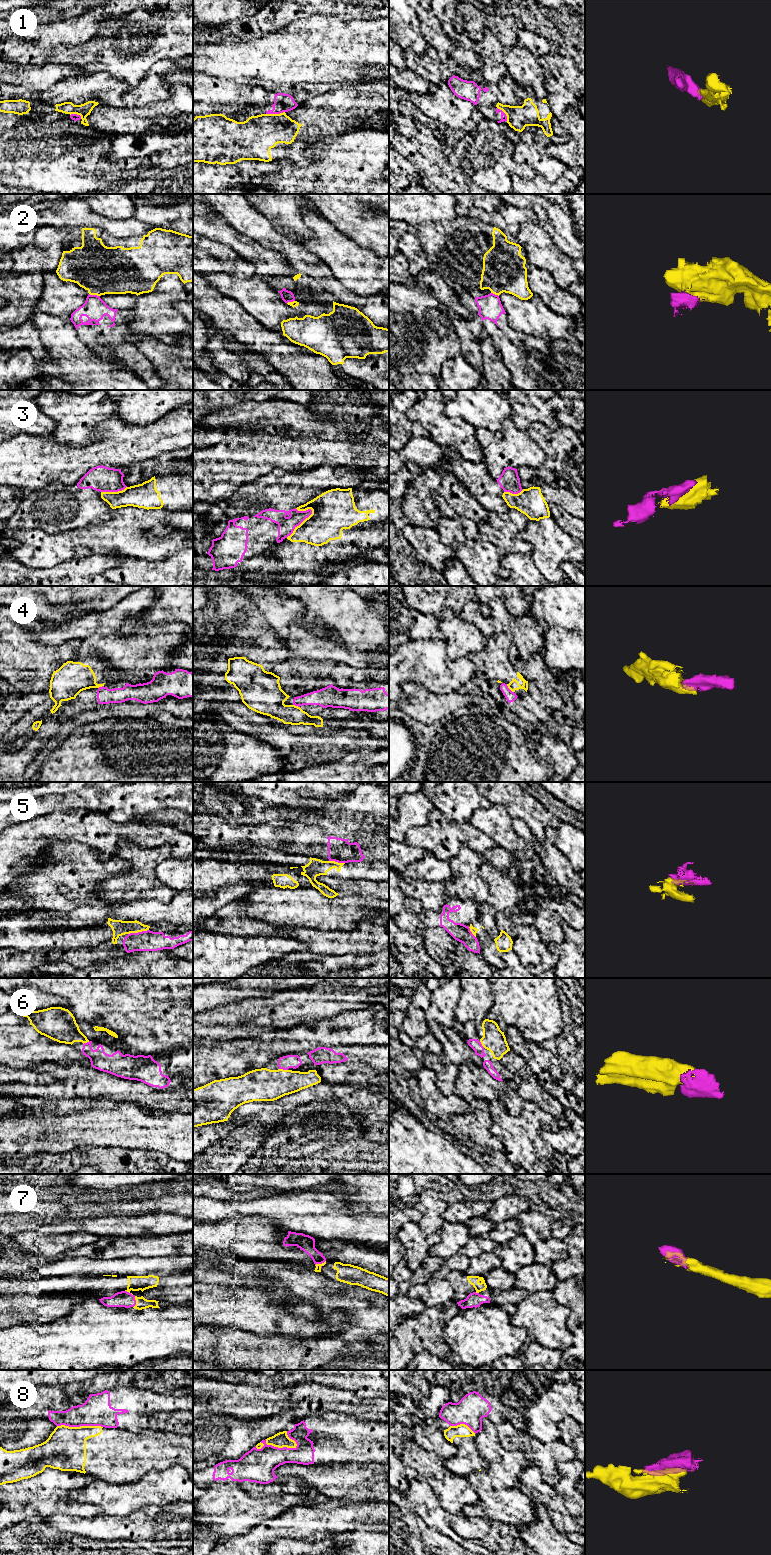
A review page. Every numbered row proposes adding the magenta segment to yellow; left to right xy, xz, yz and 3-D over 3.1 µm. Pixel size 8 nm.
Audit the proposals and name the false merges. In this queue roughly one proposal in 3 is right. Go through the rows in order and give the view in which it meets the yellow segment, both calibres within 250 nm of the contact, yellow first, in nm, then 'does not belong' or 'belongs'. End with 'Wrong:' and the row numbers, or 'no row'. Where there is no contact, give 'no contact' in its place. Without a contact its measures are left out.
1: xz | 300/140 nm | does not belong
2: xy | 380/190 nm | does not belong
3: xz | 300/140 nm | does not belong
4: yz | 80/90 nm | does not belong
5: xy | 120/160 nm | does not belong
6: xz | 260/110 nm | belongs
7: xz | 50/130 nm | belongs
8: xz | 120/280 nm | does not belong
Wrong: 1, 2, 3, 4, 5, 8

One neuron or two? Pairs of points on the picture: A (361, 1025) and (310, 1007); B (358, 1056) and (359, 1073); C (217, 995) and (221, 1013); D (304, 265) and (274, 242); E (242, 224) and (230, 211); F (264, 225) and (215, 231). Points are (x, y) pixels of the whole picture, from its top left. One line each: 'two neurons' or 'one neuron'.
A: two neurons
B: two neurons
C: two neurons
D: one neuron
E: one neuron
F: two neurons

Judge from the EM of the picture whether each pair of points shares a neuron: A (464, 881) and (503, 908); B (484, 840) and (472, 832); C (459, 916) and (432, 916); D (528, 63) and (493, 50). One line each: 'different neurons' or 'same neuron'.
A: different neurons
B: same neuron
C: same neuron
D: same neuron

